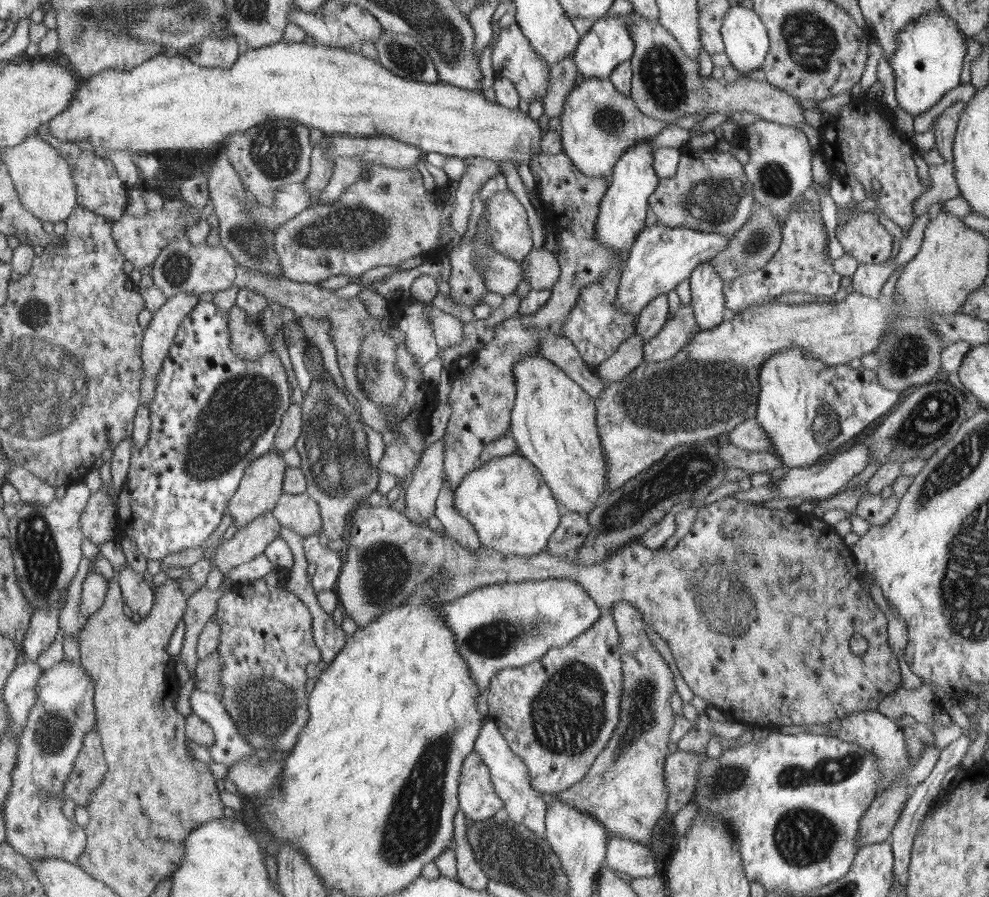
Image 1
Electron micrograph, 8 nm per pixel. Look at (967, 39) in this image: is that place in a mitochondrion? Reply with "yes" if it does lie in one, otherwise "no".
no

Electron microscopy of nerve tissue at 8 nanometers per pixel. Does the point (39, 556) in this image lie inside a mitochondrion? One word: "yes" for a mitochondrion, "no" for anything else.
yes

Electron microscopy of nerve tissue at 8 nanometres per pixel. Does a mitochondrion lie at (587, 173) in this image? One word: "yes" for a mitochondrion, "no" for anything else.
no

